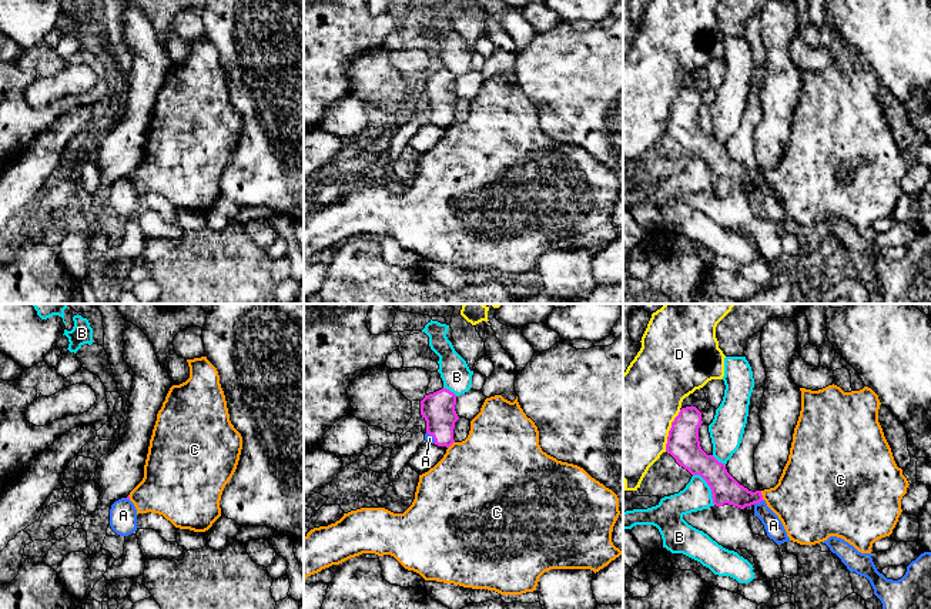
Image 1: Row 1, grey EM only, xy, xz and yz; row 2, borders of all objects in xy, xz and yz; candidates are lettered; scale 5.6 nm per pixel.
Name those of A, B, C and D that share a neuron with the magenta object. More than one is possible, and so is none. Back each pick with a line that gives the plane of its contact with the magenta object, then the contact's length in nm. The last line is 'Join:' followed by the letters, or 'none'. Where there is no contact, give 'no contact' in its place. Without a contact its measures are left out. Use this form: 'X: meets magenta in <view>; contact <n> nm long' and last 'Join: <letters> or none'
A: meets magenta in yz; contact 70 nm long
Join: A

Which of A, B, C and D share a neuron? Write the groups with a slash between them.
A / B / C / D

